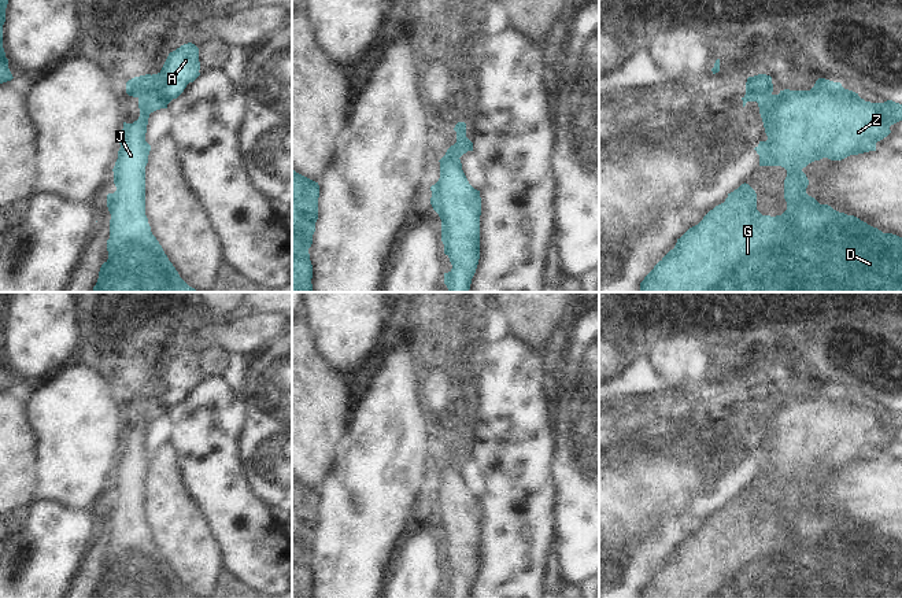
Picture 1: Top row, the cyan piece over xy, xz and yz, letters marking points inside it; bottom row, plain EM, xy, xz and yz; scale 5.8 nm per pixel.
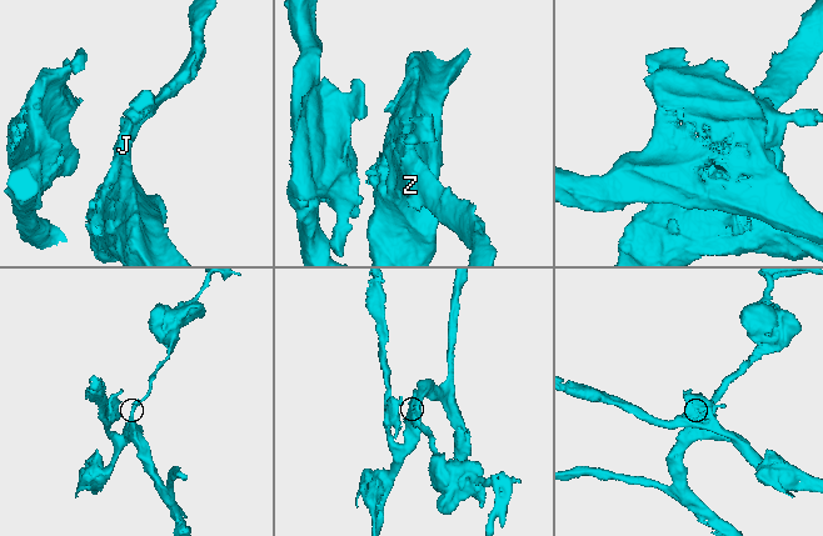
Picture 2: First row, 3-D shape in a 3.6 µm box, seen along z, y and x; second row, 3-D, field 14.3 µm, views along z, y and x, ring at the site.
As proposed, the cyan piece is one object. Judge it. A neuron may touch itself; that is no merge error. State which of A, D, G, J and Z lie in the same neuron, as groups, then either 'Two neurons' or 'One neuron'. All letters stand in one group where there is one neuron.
Groups: A / D G J Z. Two neurons

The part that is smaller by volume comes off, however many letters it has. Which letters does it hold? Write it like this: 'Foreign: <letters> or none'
Foreign: A

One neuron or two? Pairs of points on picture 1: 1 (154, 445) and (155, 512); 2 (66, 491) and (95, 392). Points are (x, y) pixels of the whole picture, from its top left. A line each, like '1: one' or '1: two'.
1: two
2: one

